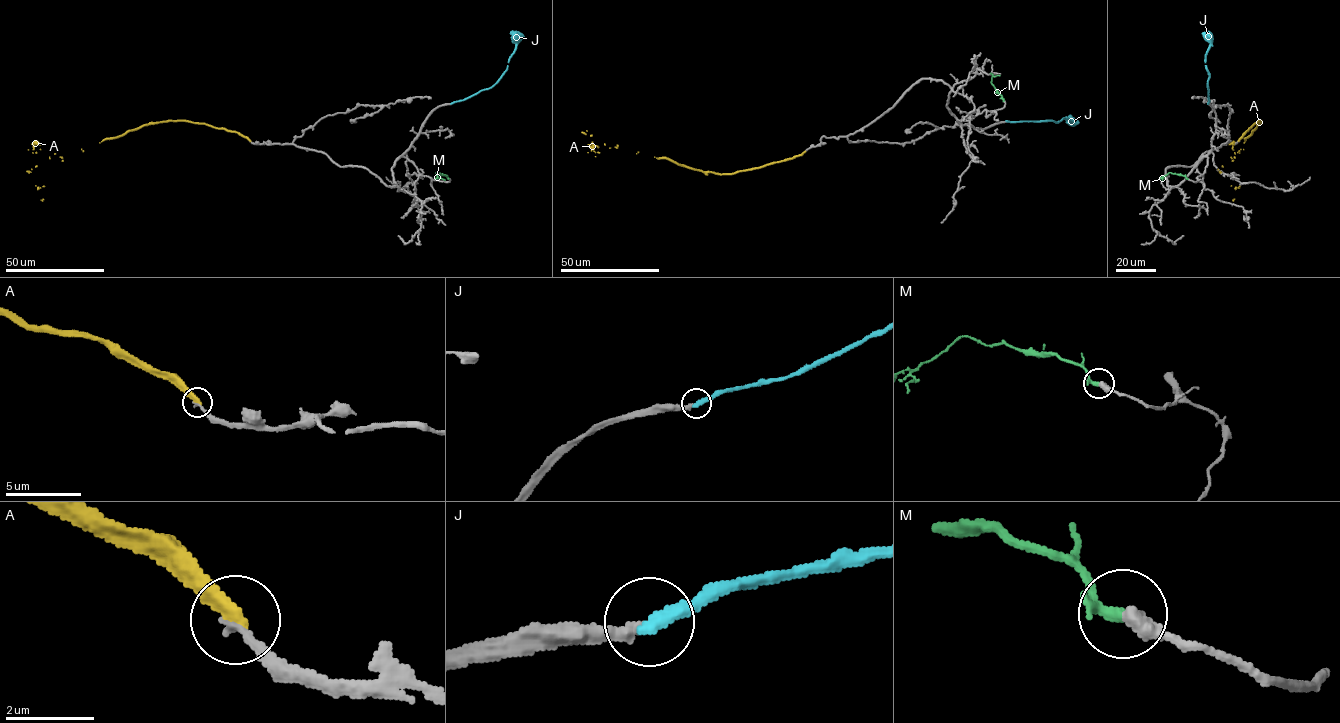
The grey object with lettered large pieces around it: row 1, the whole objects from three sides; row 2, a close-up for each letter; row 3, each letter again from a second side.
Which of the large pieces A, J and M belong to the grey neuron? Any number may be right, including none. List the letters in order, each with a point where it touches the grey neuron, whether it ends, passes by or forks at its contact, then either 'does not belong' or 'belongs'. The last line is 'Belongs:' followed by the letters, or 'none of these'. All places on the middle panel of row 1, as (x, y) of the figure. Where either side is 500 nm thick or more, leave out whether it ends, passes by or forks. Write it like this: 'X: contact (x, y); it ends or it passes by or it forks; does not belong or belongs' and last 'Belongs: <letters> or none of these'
A: contact (805, 151); it ends; does not belong
J: contact (1006, 121); it ends; does not belong
M: contact (1003, 100); it ends; belongs
Belongs: M

